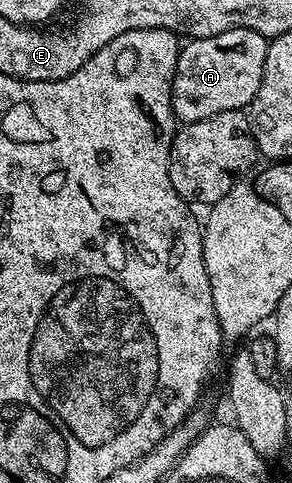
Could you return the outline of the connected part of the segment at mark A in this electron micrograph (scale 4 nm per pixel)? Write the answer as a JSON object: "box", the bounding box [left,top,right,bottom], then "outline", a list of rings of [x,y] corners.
{"box":[173,29,269,123],"outline":[[[246,29],[223,31],[223,35],[211,35],[207,39],[189,39],[180,46],[177,70],[173,76],[173,115],[178,122],[188,123],[219,115],[219,111],[244,110],[252,106],[263,79],[269,41],[263,35]]]}

